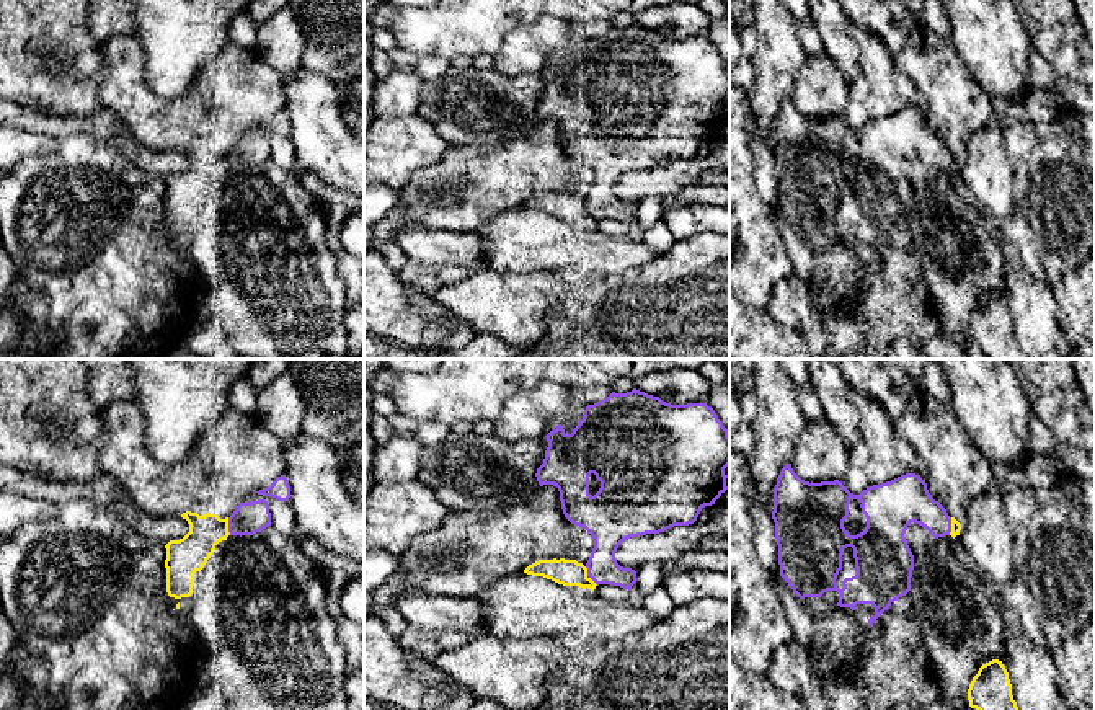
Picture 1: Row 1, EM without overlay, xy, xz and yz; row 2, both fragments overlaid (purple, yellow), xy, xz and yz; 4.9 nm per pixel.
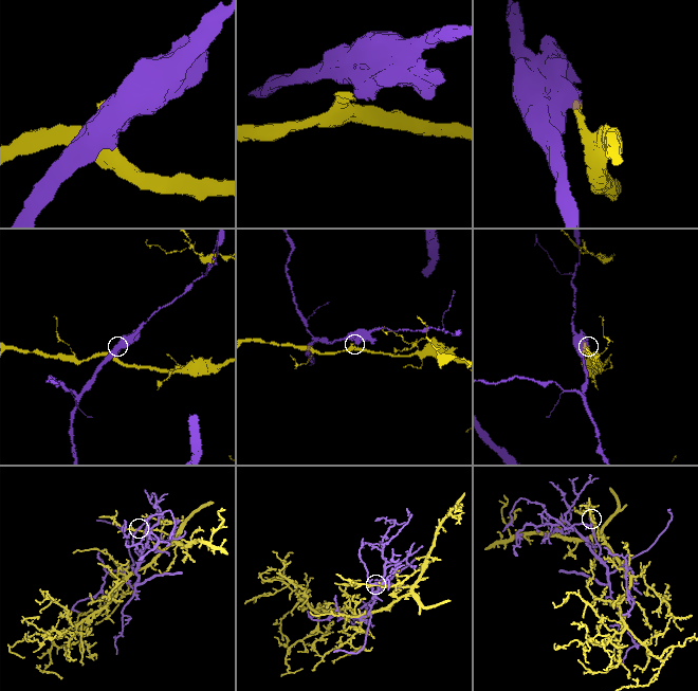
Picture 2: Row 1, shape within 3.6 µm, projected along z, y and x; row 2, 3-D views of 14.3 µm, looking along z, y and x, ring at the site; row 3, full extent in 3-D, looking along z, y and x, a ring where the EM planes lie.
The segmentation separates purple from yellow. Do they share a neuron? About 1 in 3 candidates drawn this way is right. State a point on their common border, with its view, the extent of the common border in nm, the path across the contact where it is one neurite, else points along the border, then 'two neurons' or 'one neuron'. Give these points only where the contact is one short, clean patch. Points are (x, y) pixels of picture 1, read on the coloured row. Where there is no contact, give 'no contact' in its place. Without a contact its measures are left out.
xy (229, 526) | 90 nm | two neurons

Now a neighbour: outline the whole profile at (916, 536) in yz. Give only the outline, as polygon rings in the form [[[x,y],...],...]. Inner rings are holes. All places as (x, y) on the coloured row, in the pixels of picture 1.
[[[911,522],[904,534],[912,555],[925,545],[932,545],[935,537],[922,526]]]

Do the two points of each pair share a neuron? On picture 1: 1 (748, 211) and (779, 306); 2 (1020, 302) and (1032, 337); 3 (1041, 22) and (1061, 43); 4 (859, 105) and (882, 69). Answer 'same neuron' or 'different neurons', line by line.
1: different neurons
2: same neuron
3: same neuron
4: same neuron

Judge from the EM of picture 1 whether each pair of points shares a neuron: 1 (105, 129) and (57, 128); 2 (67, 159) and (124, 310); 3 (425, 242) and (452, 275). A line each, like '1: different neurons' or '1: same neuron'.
1: same neuron
2: same neuron
3: different neurons

